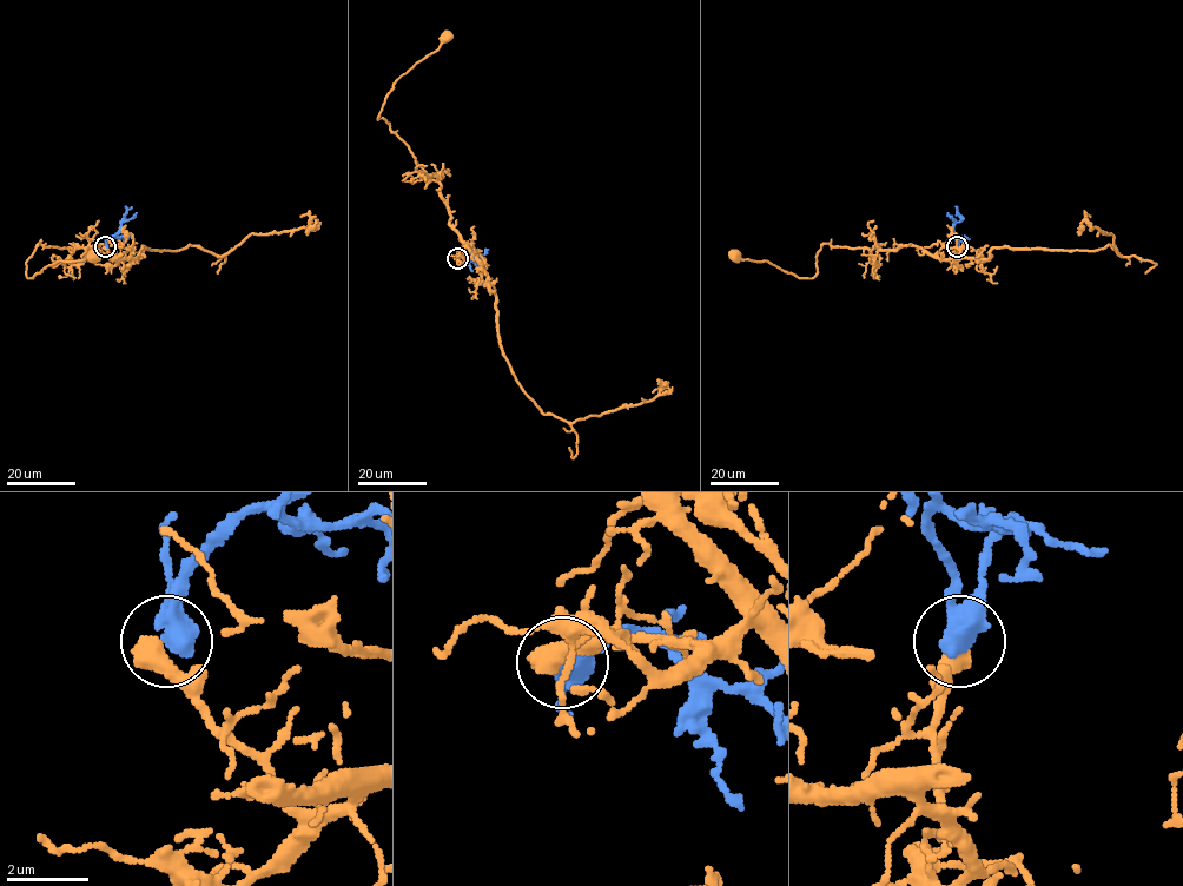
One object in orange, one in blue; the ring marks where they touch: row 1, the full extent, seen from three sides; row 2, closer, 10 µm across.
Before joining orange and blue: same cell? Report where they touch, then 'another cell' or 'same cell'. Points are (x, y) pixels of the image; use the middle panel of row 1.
place (457, 258); another cell

